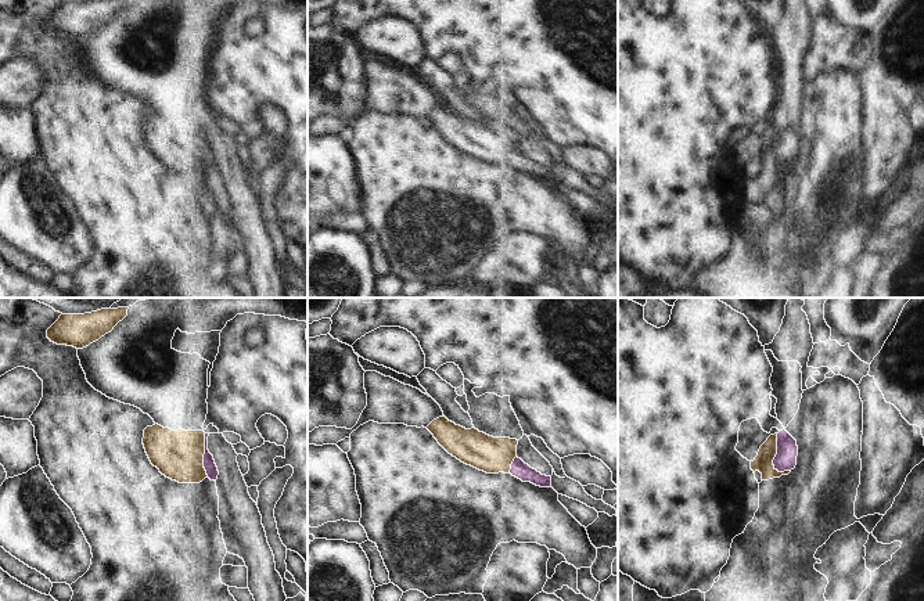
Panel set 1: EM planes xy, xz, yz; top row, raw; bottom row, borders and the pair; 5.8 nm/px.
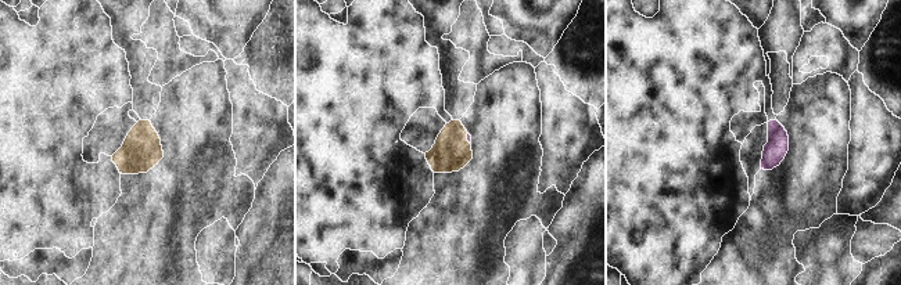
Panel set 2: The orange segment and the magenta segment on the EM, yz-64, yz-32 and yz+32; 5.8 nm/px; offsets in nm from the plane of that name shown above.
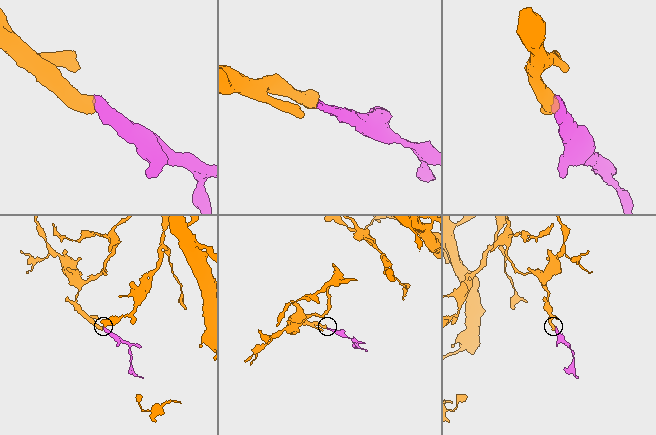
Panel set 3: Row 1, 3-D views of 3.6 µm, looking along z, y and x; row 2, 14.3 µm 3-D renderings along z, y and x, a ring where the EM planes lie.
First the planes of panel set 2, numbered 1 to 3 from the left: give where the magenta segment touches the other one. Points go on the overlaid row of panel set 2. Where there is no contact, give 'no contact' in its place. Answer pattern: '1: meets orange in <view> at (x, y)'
1: no contact
2: meets orange in yz-32 at (466, 137)
3: no contact

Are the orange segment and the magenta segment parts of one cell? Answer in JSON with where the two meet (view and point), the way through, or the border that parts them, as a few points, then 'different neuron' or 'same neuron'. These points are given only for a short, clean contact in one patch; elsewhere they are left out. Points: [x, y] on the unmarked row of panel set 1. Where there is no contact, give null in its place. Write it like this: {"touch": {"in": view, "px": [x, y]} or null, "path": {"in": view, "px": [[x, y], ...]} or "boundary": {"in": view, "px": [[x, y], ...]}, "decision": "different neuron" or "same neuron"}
{"touch": {"in": "yz", "px": [773, 148]}, "path": {"in": "yz", "px": [[763, 151], [773, 148], [782, 140], [787, 140]]}, "decision": "same neuron"}

